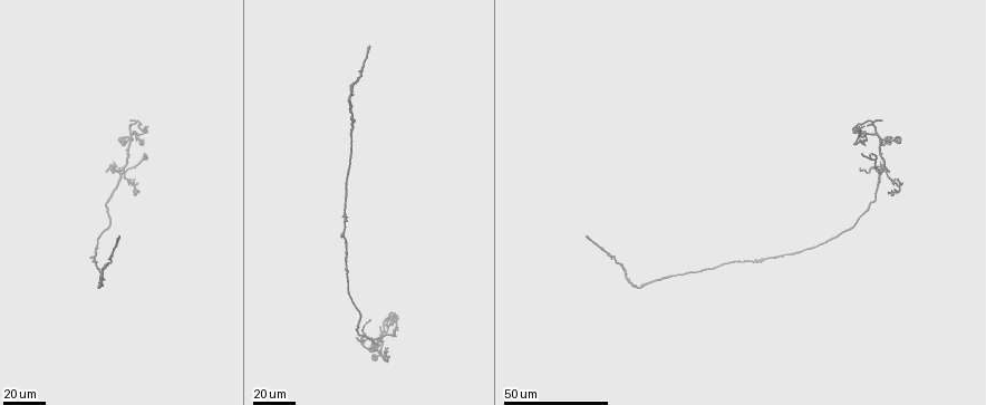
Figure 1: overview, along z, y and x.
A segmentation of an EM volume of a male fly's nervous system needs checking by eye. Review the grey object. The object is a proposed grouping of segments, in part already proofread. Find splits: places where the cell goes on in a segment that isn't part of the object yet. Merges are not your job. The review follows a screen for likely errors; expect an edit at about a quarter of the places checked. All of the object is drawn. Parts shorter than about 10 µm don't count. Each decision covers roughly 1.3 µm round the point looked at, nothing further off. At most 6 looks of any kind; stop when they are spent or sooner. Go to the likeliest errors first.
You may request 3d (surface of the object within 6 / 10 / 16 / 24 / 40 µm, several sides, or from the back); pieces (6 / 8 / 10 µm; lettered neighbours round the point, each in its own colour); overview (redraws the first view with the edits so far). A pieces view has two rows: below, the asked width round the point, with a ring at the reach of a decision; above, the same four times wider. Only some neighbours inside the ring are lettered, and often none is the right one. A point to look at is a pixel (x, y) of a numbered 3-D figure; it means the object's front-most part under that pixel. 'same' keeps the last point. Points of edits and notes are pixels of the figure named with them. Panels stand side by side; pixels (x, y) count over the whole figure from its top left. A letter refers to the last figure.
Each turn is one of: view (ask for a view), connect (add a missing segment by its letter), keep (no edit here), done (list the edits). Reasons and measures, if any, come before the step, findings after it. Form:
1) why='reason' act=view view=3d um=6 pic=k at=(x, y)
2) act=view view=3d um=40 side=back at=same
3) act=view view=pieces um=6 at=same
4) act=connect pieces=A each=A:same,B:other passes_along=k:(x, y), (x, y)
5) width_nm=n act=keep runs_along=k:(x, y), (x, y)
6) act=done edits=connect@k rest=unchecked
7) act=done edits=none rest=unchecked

why='free end' act=view view=3d um=40 pic=1 at=(881, 120)

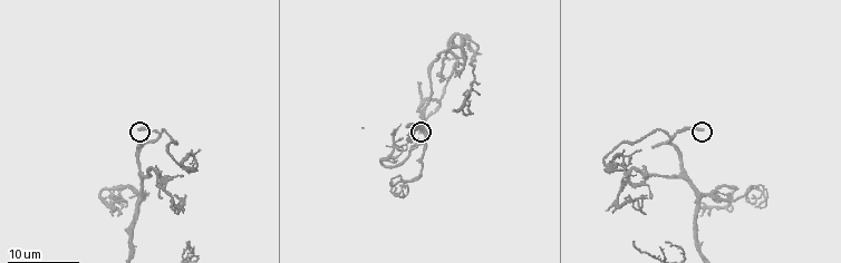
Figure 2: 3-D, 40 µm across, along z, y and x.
act=view view=pieces um=10 pic=2 at=(704, 128)

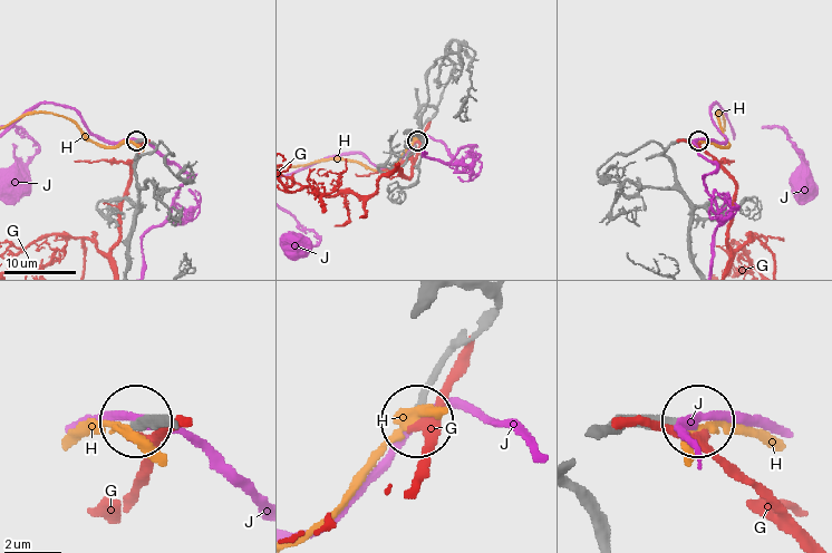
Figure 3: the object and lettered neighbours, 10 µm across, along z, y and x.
width_nm=270 act=keep each=G:other,H:other,J:other runs_along=3:(489, 299), (491, 313), (445, 364), (419, 418) found='no lettered segment goes on from it'

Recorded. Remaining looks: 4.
why='branch stops here' act=view view=3d um=40 pic=1 at=(587, 238)

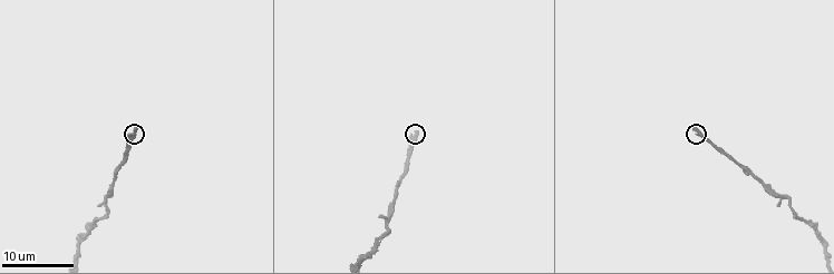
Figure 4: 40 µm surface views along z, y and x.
act=view view=pieces um=8 pic=4 at=(418, 131)

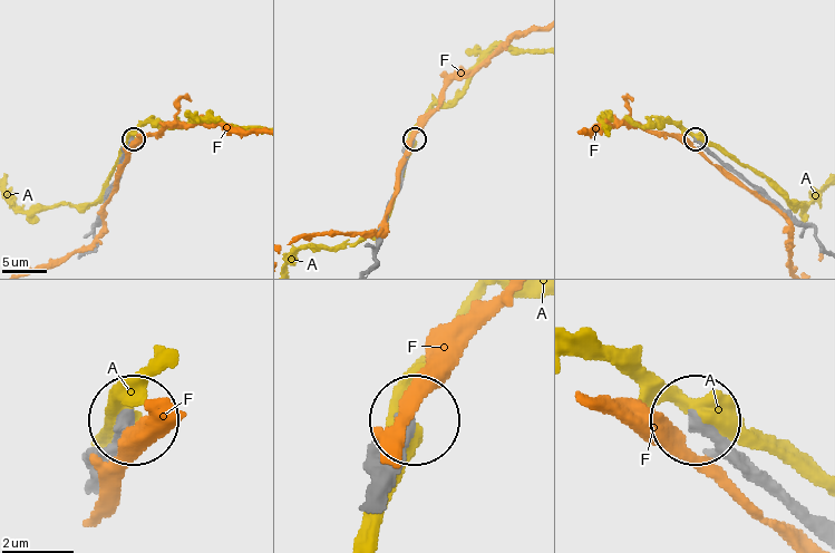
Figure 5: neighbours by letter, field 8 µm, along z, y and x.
act=keep each=A:other,F:other runs_along=5:(817, 532), (695, 418) found='none of them fits'

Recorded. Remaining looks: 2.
why='branch stops here' act=view view=3d um=16 pic=2 at=(417, 81)

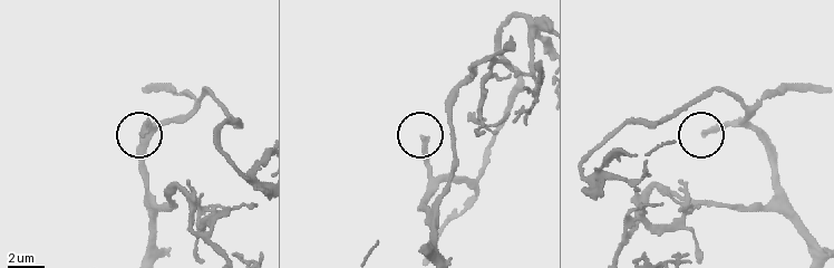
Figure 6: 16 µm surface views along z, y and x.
act=view view=pieces um=6 pic=6 at=(703, 132)

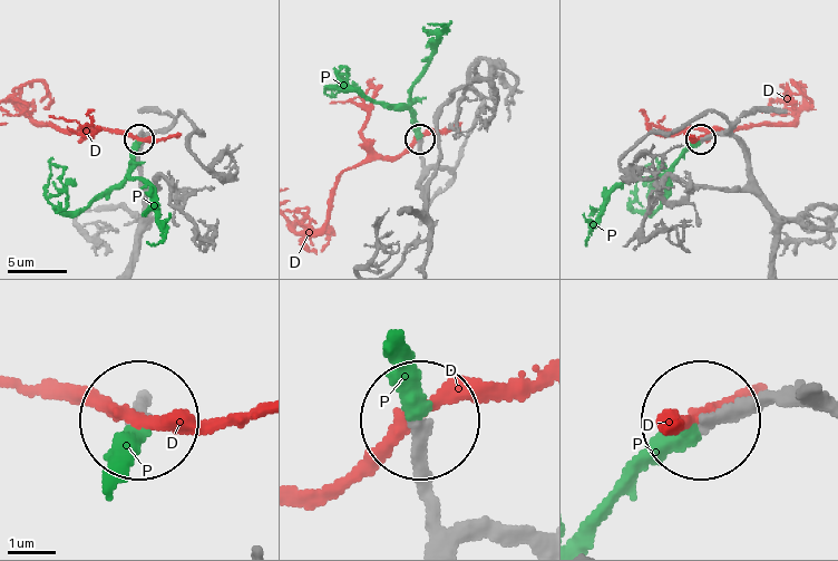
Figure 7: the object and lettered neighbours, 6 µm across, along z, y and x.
act=connect pieces=P each=D:other,P:same passes_along=7:(430, 537), (422, 441), (391, 357) found='it goes on there'

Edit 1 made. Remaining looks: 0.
act=done edits=connect@7 rest=unchecked

